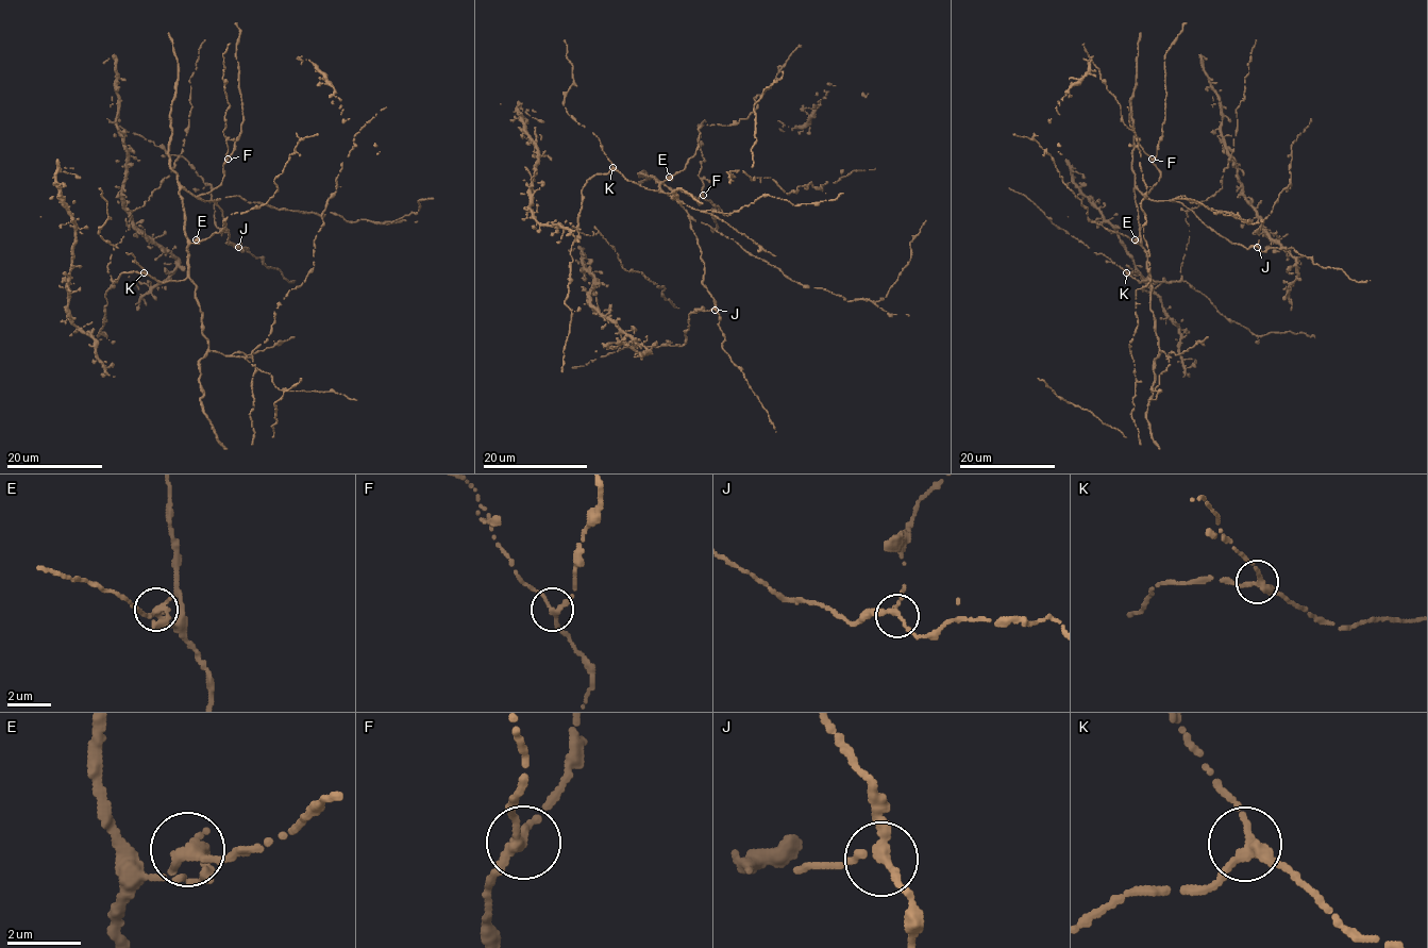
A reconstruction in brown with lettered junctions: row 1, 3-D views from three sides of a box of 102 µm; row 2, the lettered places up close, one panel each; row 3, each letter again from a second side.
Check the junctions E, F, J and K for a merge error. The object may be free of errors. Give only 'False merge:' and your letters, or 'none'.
False merge: none

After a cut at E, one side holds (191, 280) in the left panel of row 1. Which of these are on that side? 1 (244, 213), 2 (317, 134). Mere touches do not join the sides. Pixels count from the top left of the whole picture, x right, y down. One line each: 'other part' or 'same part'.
1: other part
2: other part

